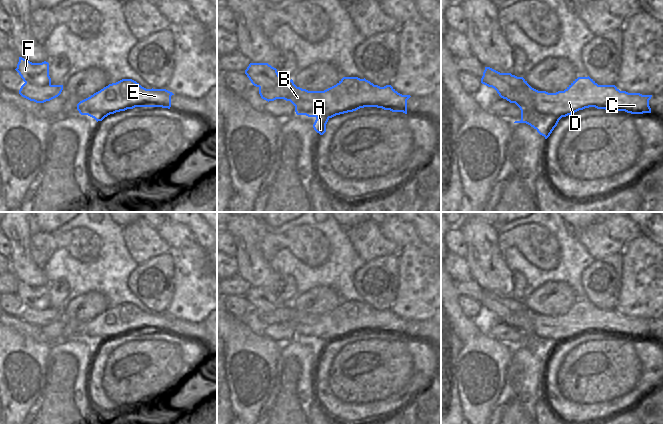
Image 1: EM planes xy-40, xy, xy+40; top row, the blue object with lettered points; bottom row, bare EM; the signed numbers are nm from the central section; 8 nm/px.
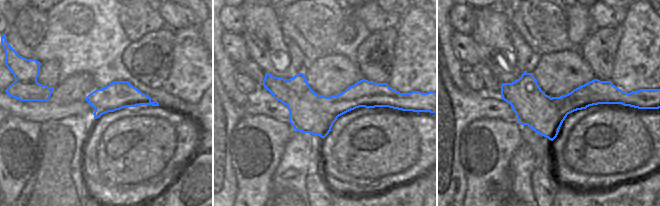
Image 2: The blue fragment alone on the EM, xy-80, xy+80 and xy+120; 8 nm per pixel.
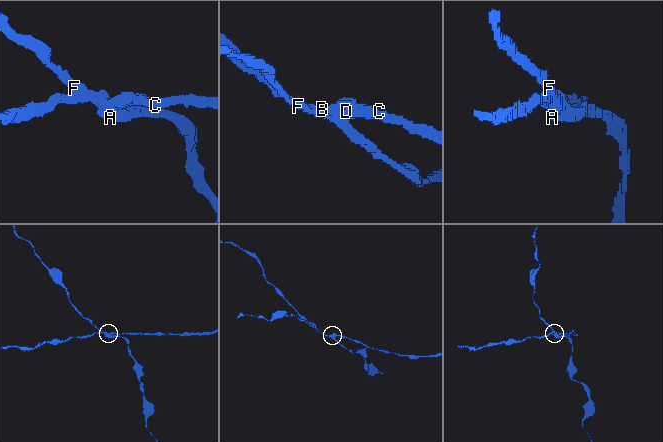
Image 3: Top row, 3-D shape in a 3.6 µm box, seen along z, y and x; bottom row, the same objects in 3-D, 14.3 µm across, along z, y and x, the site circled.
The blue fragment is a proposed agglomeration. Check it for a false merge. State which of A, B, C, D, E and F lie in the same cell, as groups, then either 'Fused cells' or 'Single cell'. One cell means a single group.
Groups: A F / B C D E. Fused cells

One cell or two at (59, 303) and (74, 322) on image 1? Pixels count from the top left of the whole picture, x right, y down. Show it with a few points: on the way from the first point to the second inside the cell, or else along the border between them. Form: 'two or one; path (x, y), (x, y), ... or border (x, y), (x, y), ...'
two; border (69, 301), (62, 308)

